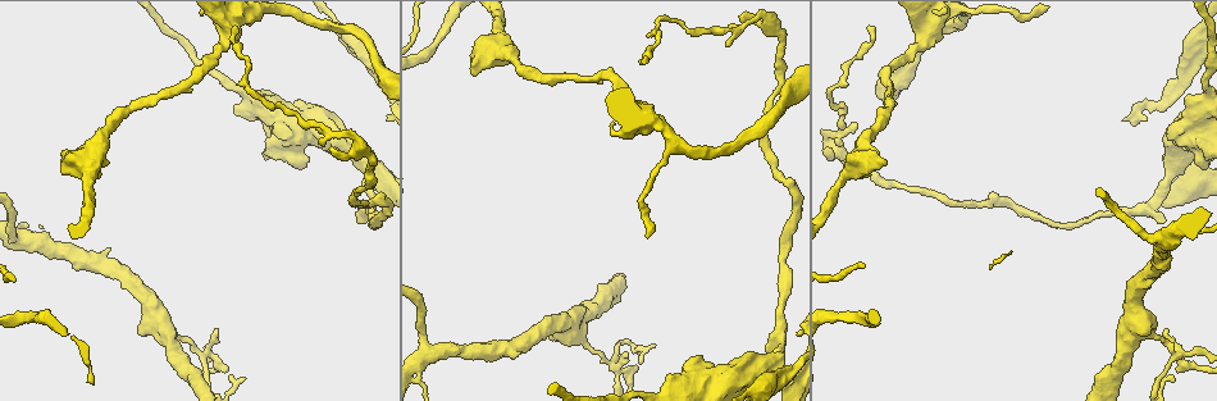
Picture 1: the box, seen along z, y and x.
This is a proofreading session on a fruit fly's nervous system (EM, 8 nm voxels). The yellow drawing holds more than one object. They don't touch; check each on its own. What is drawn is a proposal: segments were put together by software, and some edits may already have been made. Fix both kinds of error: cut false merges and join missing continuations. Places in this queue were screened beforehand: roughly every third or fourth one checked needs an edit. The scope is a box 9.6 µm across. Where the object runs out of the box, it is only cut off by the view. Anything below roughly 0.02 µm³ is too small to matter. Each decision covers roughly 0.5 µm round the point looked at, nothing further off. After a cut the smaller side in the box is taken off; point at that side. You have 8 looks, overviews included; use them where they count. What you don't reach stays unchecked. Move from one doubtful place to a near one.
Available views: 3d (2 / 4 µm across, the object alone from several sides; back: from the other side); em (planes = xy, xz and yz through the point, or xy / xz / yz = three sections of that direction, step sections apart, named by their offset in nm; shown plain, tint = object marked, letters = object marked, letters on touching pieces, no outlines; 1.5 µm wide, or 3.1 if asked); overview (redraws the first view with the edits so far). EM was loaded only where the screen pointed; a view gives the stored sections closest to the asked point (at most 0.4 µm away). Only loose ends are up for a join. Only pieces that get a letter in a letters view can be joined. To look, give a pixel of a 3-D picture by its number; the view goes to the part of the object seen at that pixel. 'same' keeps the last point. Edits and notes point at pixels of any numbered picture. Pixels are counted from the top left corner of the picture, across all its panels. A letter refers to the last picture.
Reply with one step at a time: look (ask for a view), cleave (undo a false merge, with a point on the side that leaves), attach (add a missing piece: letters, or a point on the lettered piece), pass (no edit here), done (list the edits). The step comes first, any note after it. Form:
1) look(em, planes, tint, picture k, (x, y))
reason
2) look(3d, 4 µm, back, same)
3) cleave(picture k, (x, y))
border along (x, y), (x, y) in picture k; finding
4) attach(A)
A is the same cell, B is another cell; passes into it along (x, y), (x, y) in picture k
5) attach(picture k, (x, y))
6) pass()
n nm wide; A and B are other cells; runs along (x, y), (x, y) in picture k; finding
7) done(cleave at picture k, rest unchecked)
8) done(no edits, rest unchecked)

look(em, planes, letters, picture 1, (216, 329))
free end

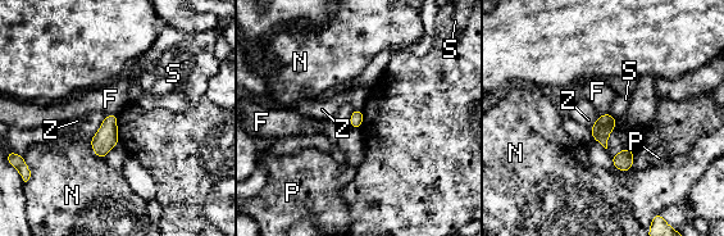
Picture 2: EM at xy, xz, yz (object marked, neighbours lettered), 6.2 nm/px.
pass()
F, N, P, S and Z are other cells; none of them fits

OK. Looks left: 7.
look(em, yz, step 8, tint, picture 1, (90, 190))
thick turns thin

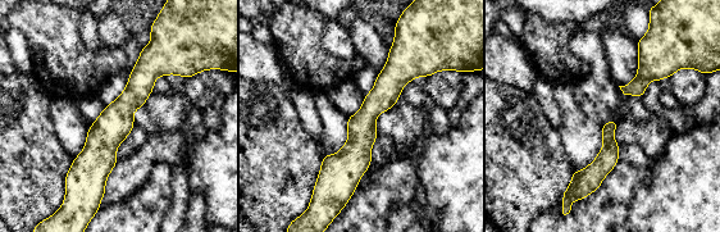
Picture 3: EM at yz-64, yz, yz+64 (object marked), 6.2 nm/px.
look(em, planes, letters, same)

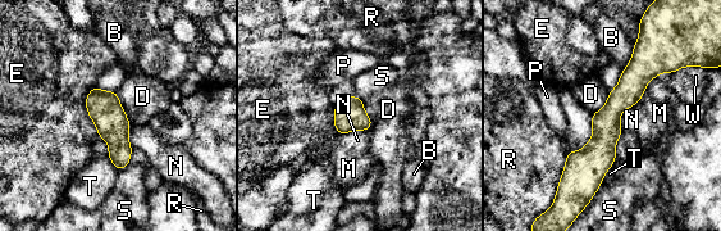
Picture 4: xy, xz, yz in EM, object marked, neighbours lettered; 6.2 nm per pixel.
pass()
B, D, E, M, N, P, R, S, T and W are other cells; one neuron here

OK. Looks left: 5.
look(em, yz, step 4, tint, picture 1, (1175, 159))
thin neck

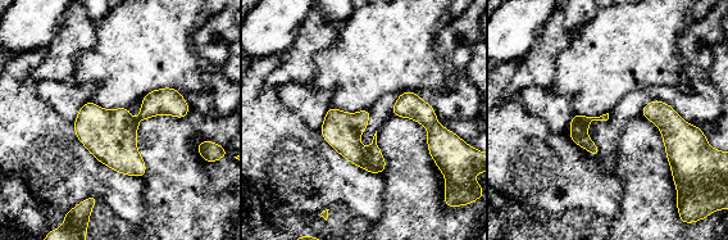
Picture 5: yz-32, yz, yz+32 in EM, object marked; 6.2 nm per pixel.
look(em, planes, letters, same)

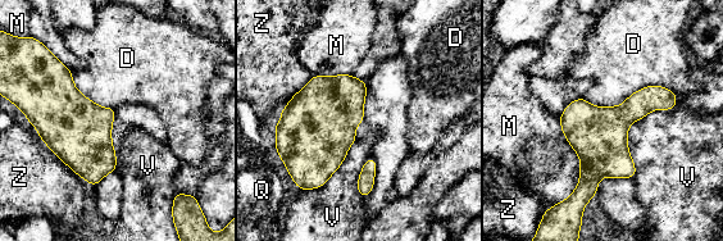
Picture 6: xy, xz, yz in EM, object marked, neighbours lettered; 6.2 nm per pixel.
pass()
400 nm wide; D touches over 600 nm; D, M, Q, V and Z are other cells; continuous, no second neuron

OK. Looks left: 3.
done(no edits, rest unchecked)

